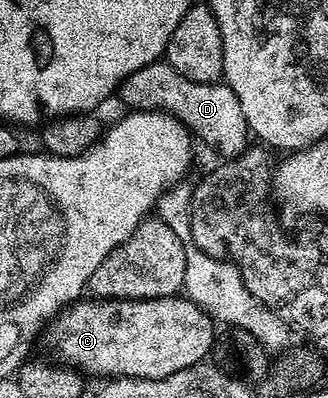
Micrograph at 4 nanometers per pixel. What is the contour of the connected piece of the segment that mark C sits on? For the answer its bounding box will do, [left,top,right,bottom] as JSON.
[43,295,215,381]

